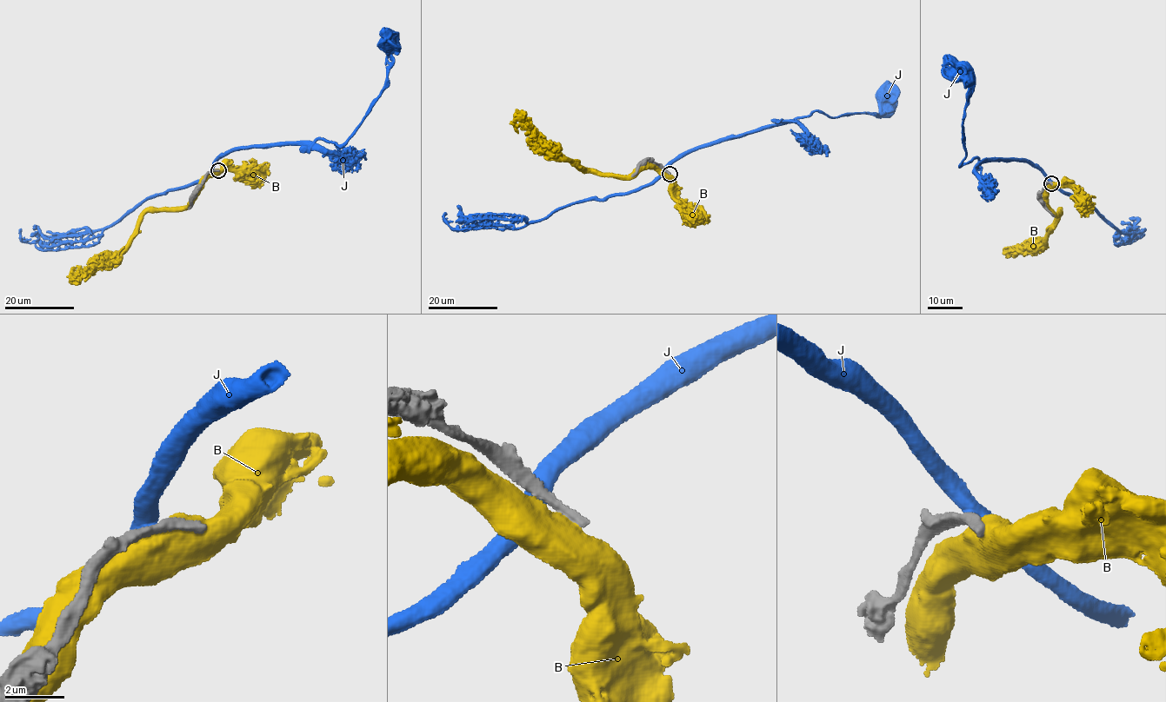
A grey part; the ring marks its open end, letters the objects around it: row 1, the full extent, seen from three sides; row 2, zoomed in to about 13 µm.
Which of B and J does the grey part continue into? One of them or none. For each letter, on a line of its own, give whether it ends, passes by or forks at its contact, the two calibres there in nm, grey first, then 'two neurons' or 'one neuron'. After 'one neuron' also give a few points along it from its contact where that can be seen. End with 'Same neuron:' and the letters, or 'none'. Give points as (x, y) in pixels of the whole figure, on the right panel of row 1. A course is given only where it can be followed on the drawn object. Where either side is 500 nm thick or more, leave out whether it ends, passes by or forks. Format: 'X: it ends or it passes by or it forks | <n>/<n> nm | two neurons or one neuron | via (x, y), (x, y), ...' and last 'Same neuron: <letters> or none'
B: 400/900 nm | two neurons
J: it passes by | 320/480 nm | two neurons
Same neuron: none

